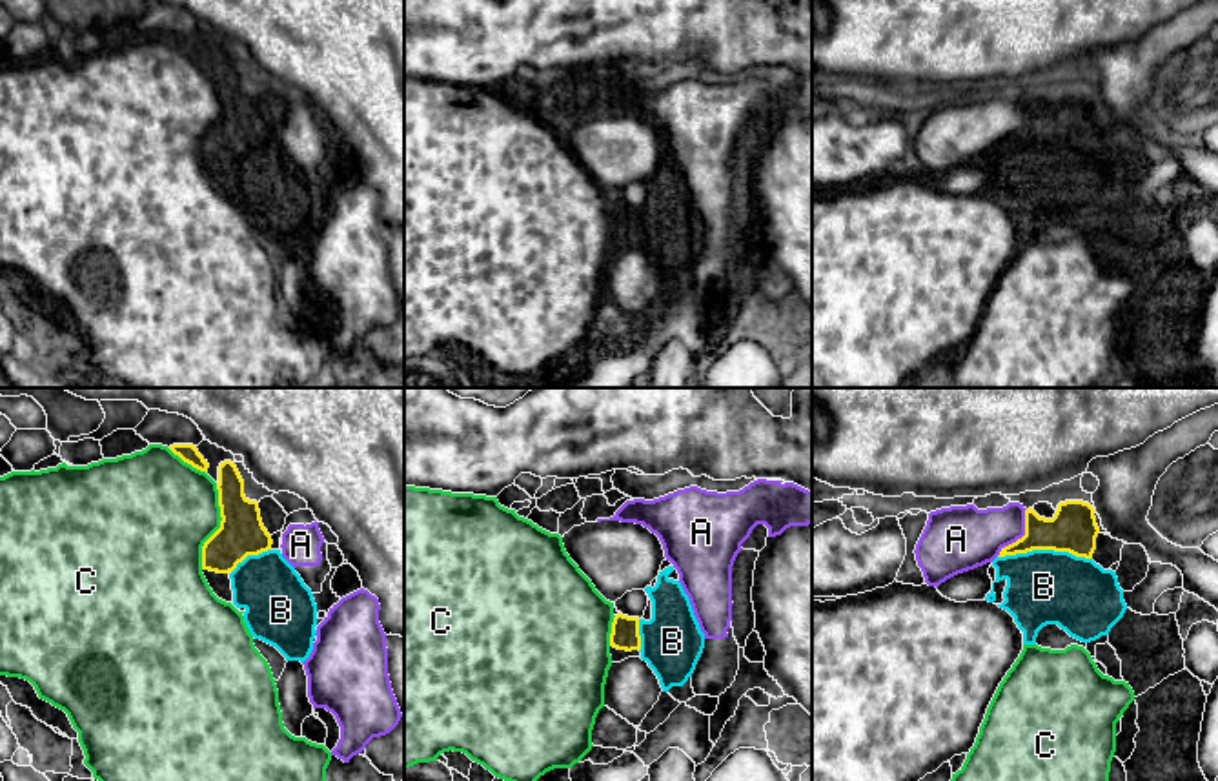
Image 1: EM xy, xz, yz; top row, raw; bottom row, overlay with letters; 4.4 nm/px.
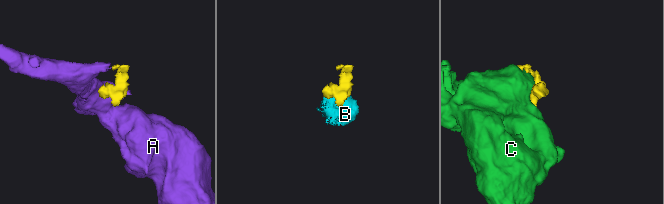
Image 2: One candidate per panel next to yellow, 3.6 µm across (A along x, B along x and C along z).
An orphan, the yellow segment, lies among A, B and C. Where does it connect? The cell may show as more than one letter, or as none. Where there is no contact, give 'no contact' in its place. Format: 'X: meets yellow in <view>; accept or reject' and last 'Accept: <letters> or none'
A: meets yellow in yz; reject
B: meets yellow in yz; accept
C: meets yellow in xy; reject
Accept: B

